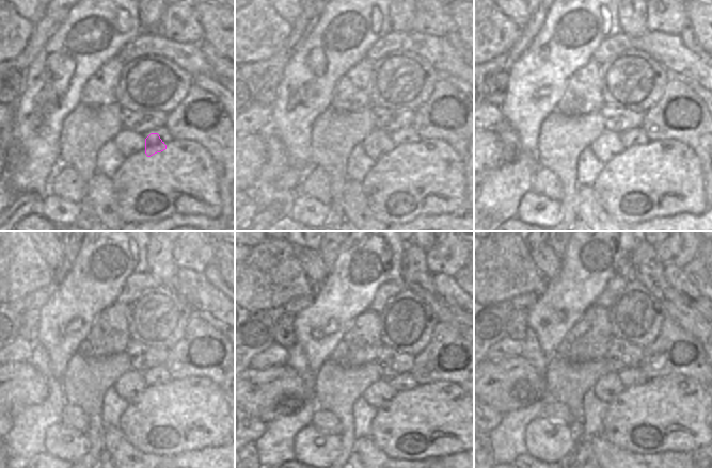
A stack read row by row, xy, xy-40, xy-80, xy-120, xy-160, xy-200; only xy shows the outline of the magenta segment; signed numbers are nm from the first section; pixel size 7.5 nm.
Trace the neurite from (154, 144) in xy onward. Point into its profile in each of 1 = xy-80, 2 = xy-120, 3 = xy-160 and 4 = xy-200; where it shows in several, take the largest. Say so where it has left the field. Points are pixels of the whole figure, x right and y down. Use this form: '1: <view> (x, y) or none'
1: xy-80 (608, 145)
2: xy-120 (131, 385)
3: xy-160 (372, 386)
4: xy-200 (610, 386)

